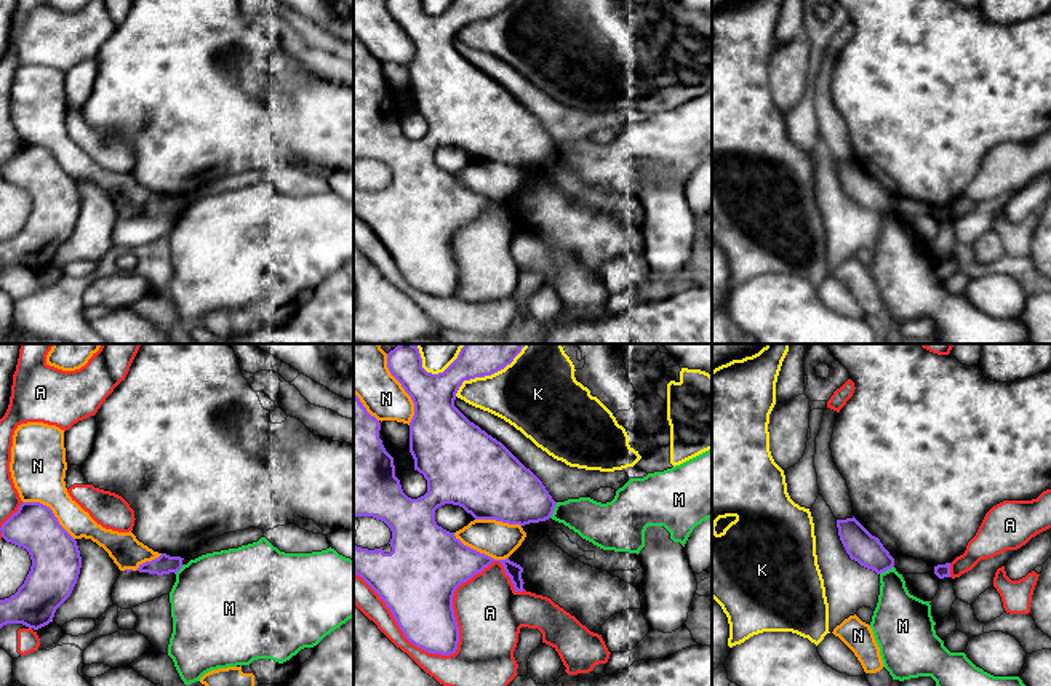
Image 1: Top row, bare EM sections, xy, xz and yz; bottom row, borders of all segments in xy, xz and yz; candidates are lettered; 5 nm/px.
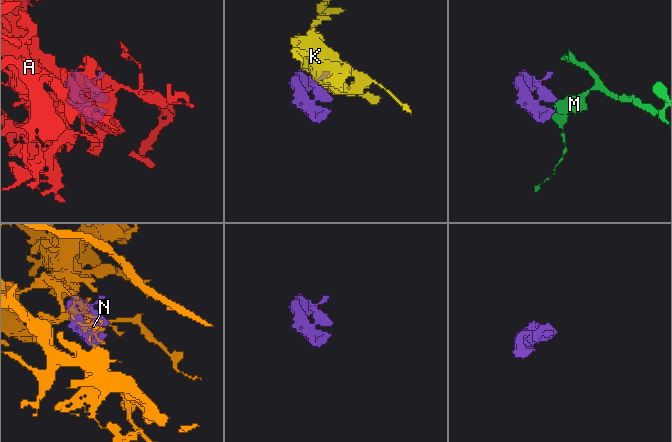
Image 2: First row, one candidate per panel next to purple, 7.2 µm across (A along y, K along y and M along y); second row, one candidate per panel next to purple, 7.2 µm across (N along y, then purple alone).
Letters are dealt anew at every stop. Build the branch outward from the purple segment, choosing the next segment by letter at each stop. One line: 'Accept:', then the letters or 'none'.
Accept: none

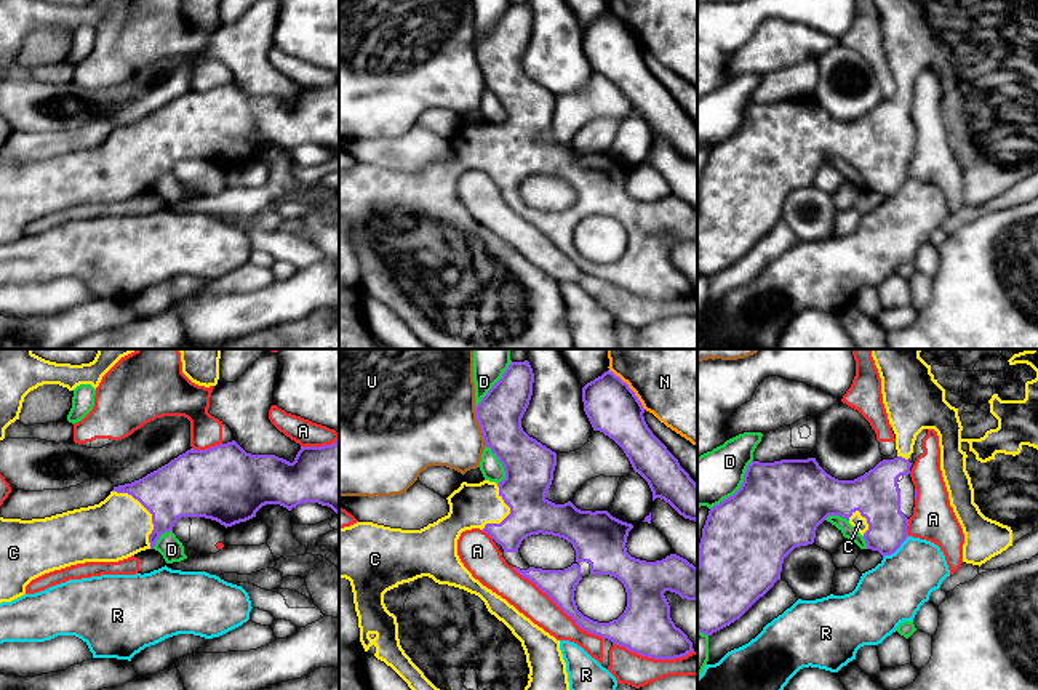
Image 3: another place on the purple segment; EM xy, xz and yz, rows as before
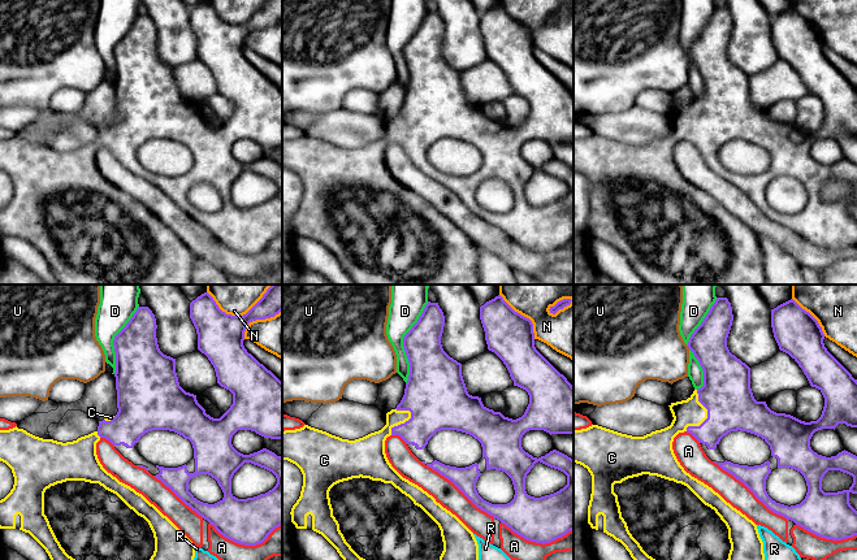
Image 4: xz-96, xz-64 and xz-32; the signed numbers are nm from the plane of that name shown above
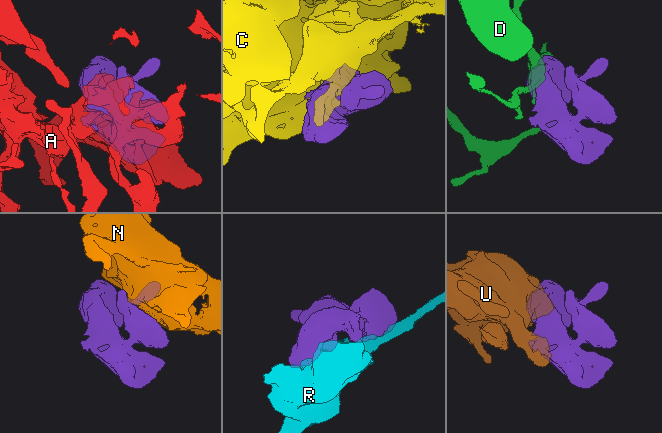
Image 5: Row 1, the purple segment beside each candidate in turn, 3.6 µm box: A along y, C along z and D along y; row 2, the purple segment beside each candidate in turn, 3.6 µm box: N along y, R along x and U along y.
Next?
Accept: C

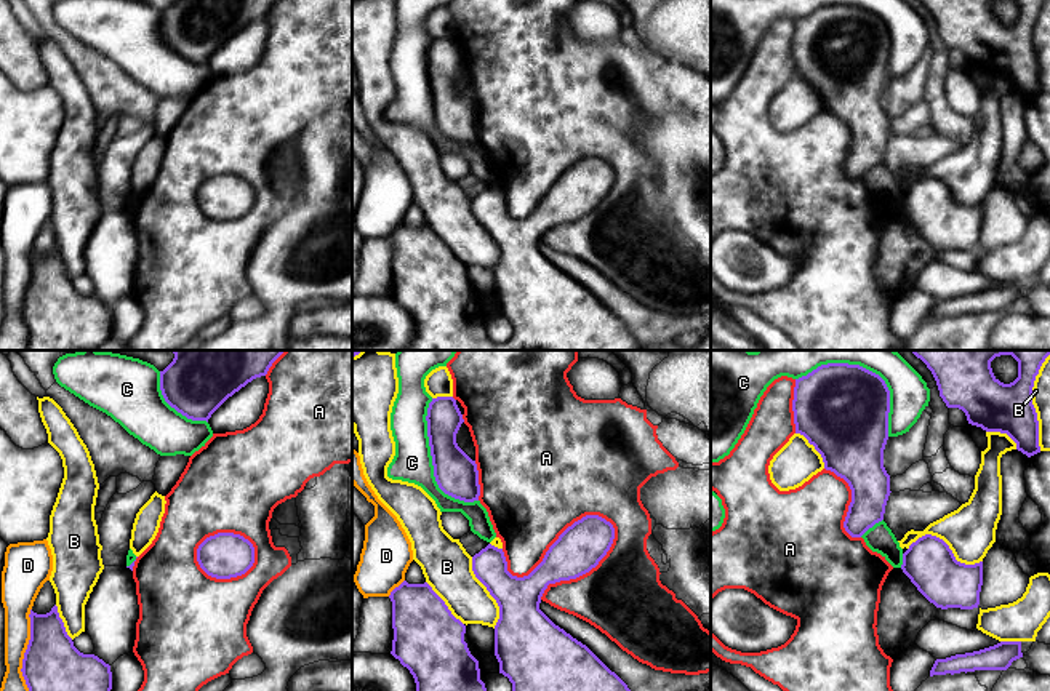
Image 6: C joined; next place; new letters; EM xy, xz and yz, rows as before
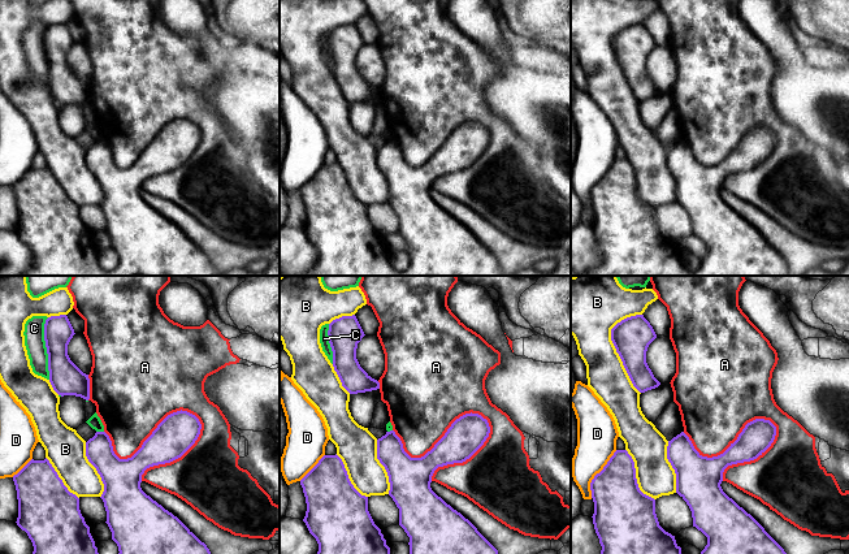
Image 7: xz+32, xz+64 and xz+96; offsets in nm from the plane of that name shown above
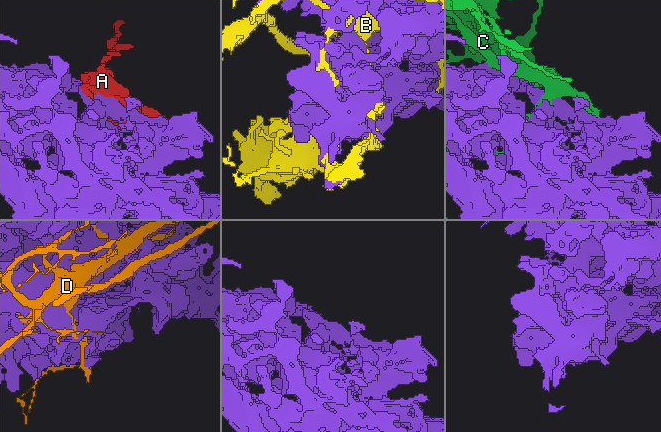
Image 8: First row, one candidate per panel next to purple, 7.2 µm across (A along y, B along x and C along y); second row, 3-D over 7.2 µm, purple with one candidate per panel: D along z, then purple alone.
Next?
Accept: none

